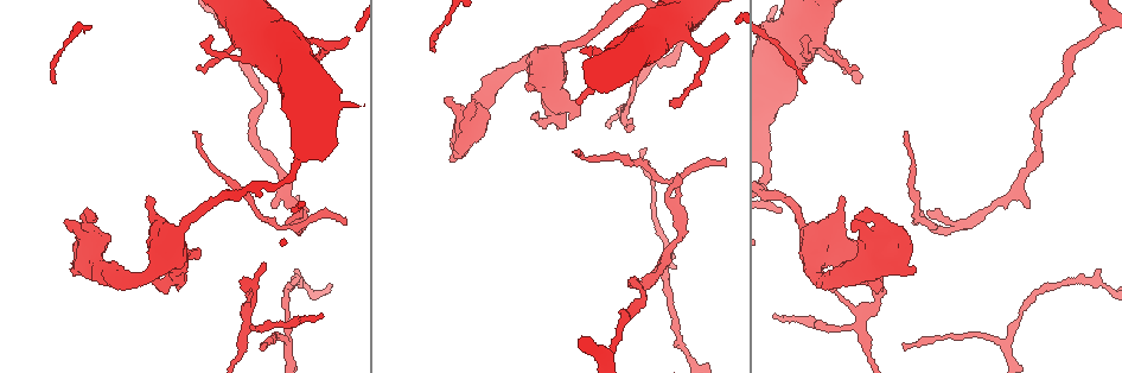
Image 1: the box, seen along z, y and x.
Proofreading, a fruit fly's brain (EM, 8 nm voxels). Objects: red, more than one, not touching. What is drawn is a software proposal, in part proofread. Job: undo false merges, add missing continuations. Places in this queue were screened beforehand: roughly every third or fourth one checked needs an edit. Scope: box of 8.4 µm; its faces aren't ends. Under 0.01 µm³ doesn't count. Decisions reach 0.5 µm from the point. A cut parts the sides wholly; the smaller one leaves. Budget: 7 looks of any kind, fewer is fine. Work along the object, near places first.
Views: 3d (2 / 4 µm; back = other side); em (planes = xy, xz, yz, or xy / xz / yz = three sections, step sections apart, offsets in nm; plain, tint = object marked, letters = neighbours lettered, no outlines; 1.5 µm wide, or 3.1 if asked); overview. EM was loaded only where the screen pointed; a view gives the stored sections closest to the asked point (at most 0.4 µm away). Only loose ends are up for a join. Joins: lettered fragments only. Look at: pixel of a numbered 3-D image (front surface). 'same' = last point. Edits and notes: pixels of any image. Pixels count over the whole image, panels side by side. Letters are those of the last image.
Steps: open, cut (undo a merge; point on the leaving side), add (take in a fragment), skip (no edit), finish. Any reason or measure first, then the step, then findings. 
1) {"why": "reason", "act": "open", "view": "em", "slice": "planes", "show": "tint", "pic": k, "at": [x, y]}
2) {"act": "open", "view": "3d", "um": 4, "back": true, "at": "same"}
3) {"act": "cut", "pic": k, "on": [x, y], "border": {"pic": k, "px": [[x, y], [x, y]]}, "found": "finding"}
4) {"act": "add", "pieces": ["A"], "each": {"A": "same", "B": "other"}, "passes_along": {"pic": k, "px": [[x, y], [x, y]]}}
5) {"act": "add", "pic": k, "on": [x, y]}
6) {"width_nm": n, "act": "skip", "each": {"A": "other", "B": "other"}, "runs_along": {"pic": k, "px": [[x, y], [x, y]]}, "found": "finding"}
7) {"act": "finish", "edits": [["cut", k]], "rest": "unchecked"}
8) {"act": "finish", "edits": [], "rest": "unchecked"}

{"why": "free end", "act": "open", "view": "em", "slice": "planes", "show": "letters", "pic": 1, "at": [677, 172]}

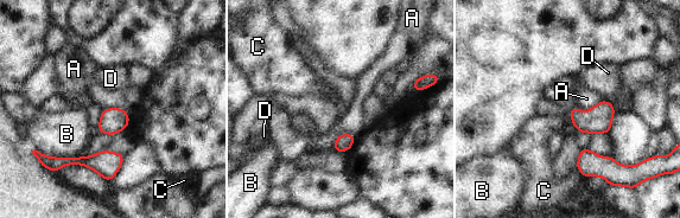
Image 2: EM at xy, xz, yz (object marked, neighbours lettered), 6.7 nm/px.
{"act": "skip", "each": {"A": "other", "B": "other", "C": "other", "D": "other"}, "border": {"pic": 2, "px": [[355, 136], [341, 134], [332, 149]]}, "found": "no lettered fragment goes on from it"}

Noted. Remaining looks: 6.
{"why": "an open end", "act": "open", "view": "em", "slice": "planes", "show": "letters", "pic": 1, "at": [726, 38]}

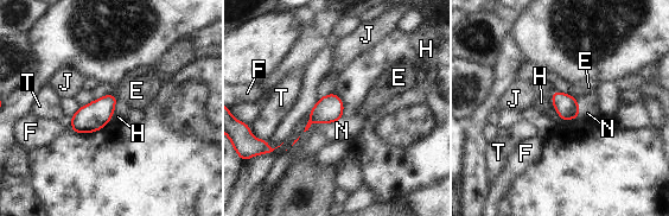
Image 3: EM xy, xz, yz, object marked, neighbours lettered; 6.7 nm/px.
{"longest_contact_nm": ["H", 190], "act": "skip", "each": {"E": "other", "F": "other", "H": "other", "J": "other", "N": "other", "T": "other"}, "border": {"pic": 3, "px": [[333, 93], [343, 105], [342, 119]]}, "found": "none of them fits"}

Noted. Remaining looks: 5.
{"why": "tapers out", "act": "open", "view": "em", "slice": "planes", "show": "plain", "pic": 1, "at": [263, 262]}

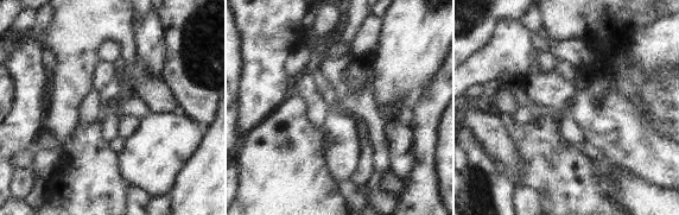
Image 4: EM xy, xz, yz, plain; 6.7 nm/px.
{"why": "where the object lies", "act": "open", "view": "em", "slice": "planes", "show": "tint", "at": "same"}

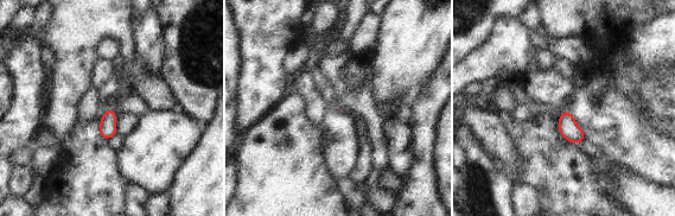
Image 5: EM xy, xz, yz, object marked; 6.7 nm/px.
{"act": "open", "view": "em", "slice": "planes", "show": "letters", "at": "same"}

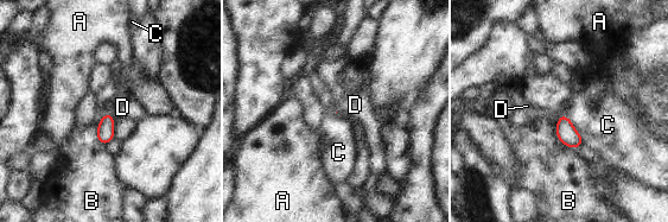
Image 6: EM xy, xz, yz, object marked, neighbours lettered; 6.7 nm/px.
{"act": "skip", "each": {"A": "other", "B": "other", "C": "other", "D": "other"}, "border": {"pic": 6, "px": [[564, 114], [584, 144]]}, "found": "no lettered fragment goes on from it"}

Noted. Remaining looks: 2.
{"act": "finish", "edits": [], "rest": "unchecked"}

